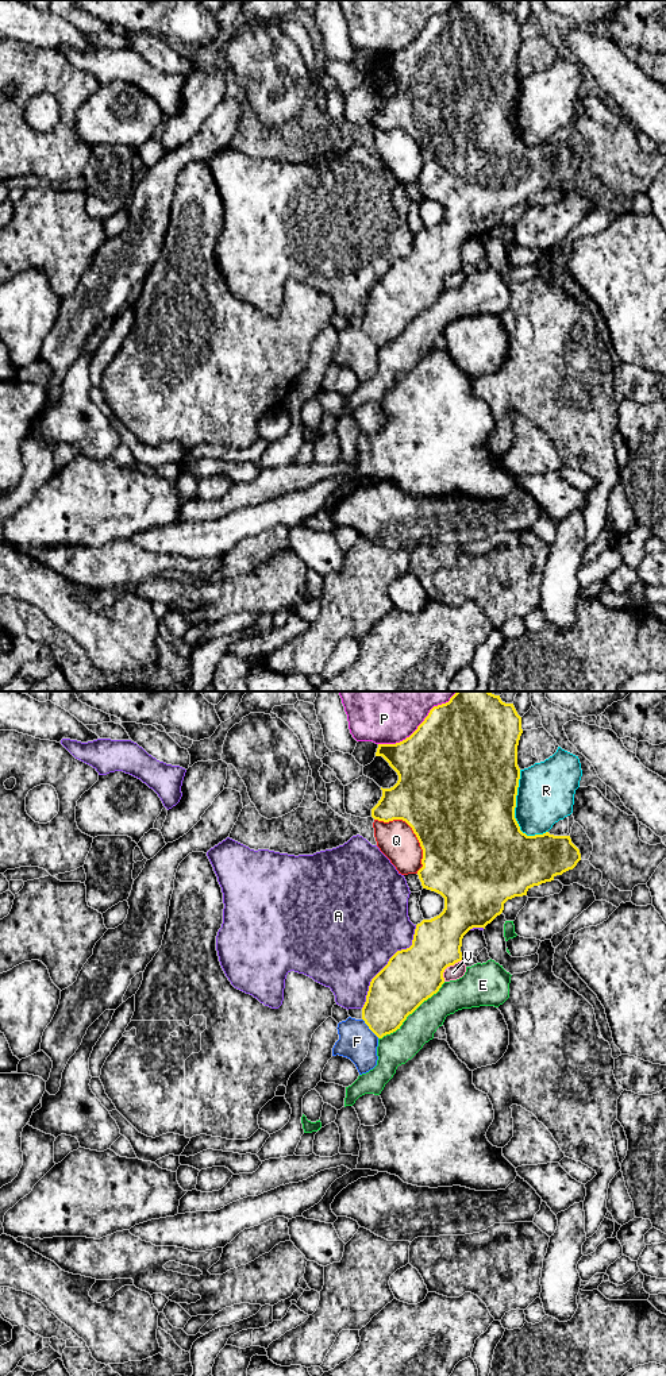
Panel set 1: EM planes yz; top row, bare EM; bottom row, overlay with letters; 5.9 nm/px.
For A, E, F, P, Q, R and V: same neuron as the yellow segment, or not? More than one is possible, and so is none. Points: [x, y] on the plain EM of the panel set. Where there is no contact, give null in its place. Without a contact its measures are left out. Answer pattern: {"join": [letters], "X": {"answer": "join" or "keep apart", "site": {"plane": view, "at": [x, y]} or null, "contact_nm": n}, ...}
{"join": ["F"], "A": {"answer": "keep apart", "site": {"plane": "yz", "at": [388, 272]}, "contact_nm": 600}, "E": {"answer": "keep apart", "site": {"plane": "yz", "at": [411, 322]}, "contact_nm": 500}, "F": {"answer": "join", "site": {"plane": "yz", "at": [369, 336]}, "contact_nm": 160}, "P": {"answer": "keep apart", "site": {"plane": "yz", "at": [419, 34]}, "contact_nm": 550}, "Q": {"answer": "keep apart", "site": {"plane": "yz", "at": [414, 141]}, "contact_nm": 420}, "R": {"answer": "keep apart", "site": {"plane": "yz", "at": [514, 119]}, "contact_nm": 420}, "V": {"answer": "keep apart", "site": {"plane": "yz", "at": [447, 274]}, "contact_nm": 170}}

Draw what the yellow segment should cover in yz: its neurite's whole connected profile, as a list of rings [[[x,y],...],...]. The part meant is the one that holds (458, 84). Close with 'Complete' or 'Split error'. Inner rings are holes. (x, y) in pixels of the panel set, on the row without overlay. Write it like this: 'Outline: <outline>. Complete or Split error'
Outline: [[[457,0],[449,11],[434,15],[417,38],[396,53],[378,53],[376,65],[382,65],[397,81],[399,89],[390,97],[382,97],[382,105],[372,117],[372,126],[389,131],[405,130],[416,143],[423,158],[423,176],[417,180],[423,197],[435,200],[444,207],[443,220],[416,234],[412,254],[397,259],[388,273],[372,288],[362,327],[349,325],[338,332],[339,348],[332,365],[350,367],[359,383],[377,374],[378,348],[400,338],[403,331],[424,309],[439,300],[444,292],[447,275],[462,269],[462,247],[473,236],[484,236],[504,219],[504,212],[557,184],[573,178],[581,169],[580,158],[570,144],[543,143],[527,144],[515,127],[516,104],[520,88],[517,54],[521,26],[513,12],[505,12],[490,0]]]. Split error

